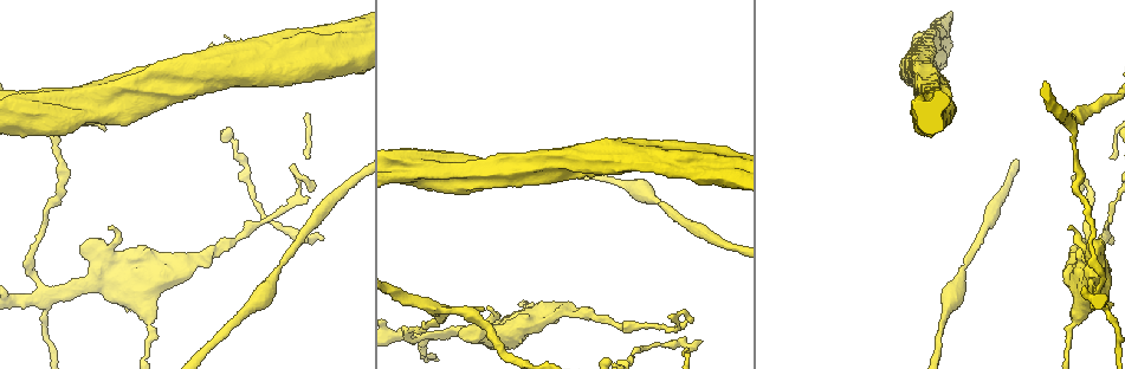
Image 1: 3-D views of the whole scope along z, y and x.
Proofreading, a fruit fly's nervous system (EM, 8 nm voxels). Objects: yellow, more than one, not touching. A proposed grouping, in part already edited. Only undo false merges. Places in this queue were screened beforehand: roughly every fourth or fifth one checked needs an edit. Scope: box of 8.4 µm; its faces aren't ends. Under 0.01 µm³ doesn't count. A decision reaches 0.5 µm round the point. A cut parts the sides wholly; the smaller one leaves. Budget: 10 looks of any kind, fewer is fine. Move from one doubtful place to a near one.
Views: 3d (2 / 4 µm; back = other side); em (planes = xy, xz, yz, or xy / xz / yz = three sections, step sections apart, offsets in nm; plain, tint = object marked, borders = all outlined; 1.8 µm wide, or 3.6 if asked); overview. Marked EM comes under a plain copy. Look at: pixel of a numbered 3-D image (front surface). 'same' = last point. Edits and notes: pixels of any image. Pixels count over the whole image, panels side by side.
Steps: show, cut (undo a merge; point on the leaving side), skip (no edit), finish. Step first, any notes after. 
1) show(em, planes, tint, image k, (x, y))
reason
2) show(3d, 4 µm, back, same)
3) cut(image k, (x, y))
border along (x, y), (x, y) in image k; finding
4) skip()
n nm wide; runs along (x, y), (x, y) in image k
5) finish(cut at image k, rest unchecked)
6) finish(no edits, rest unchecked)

show(em, yz, step 4, tint, image 1, (1075, 130))
three arms meet

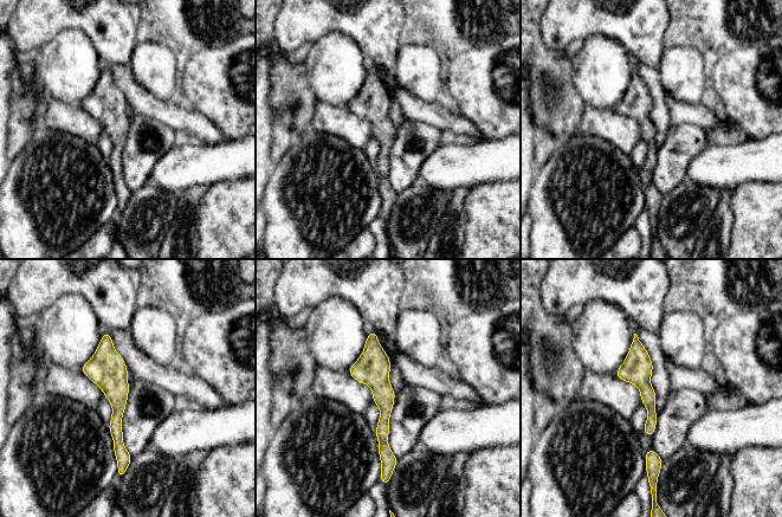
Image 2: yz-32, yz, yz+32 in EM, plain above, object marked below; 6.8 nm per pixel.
show(em, planes, borders, same)
another direction

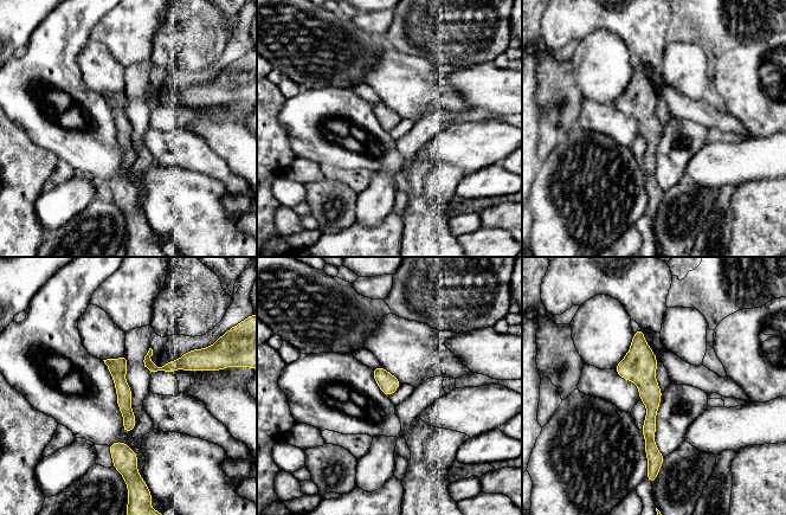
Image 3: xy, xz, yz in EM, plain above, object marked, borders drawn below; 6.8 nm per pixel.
skip()
runs along (640, 332), (650, 449), (659, 461) in image 3; all the same neuron

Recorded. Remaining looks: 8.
show(em, xz, step 4, tint, image 1, (1097, 282))
small branch off a trunk

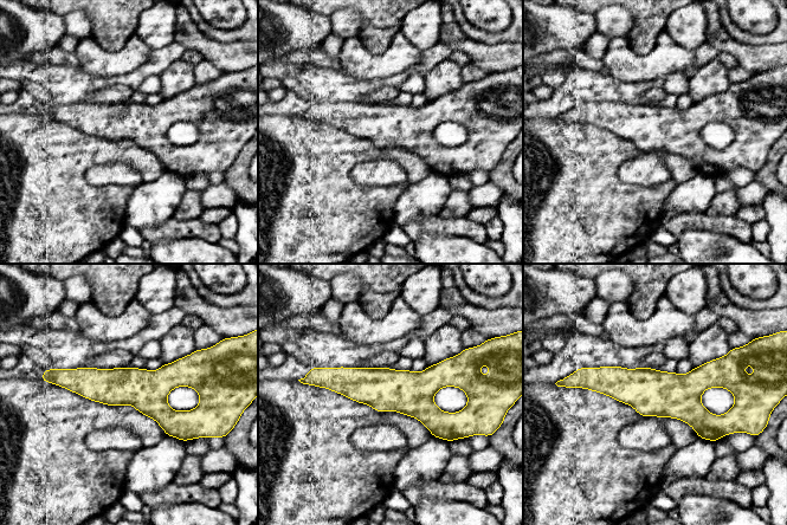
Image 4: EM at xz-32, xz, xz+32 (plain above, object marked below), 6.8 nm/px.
skip()
280 nm wide; runs along (321, 383), (459, 414) in image 4; continuous, no second neuron

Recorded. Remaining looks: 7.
show(em, 3.6 µm, planes, borders, image 1, (97, 103))

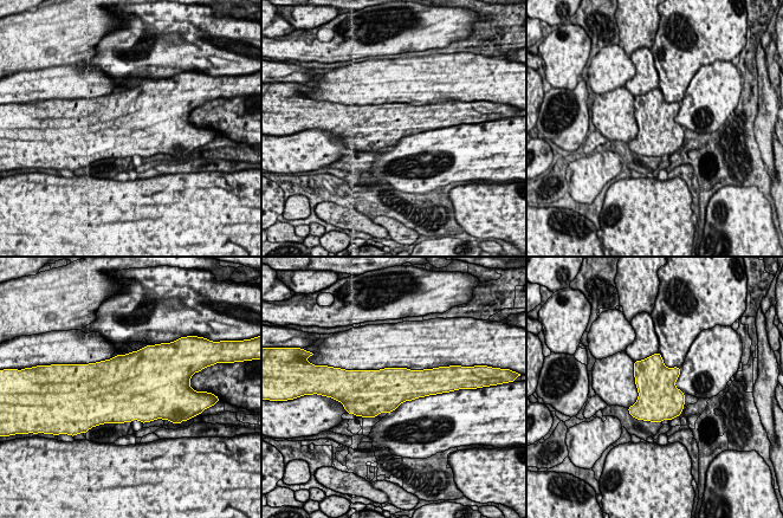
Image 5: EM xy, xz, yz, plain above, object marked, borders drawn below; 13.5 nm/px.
skip()
continuous, no second neuron

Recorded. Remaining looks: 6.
show(em, 3.6 µm, planes, tint, image 1, (298, 177))
abrupt turn

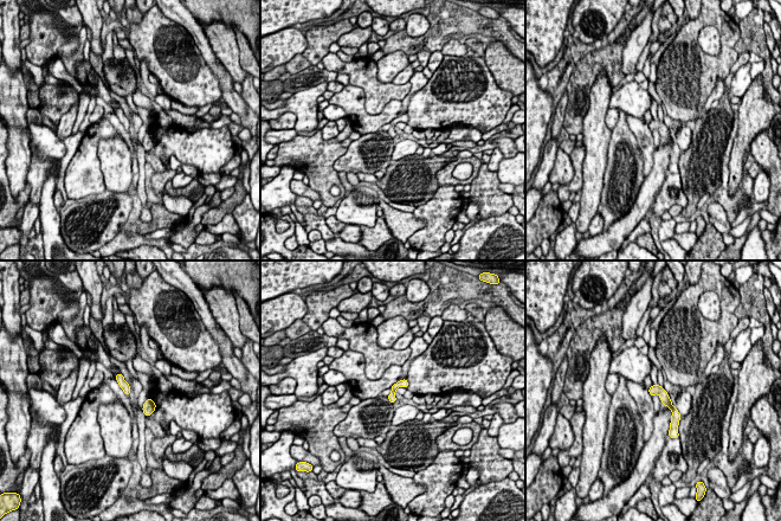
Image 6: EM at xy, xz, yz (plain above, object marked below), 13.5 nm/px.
skip()
100 nm wide; runs along (653, 387), (675, 411), (675, 423) in image 6; continuous, no second neuron

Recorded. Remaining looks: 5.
finish(no edits, rest unchecked)

